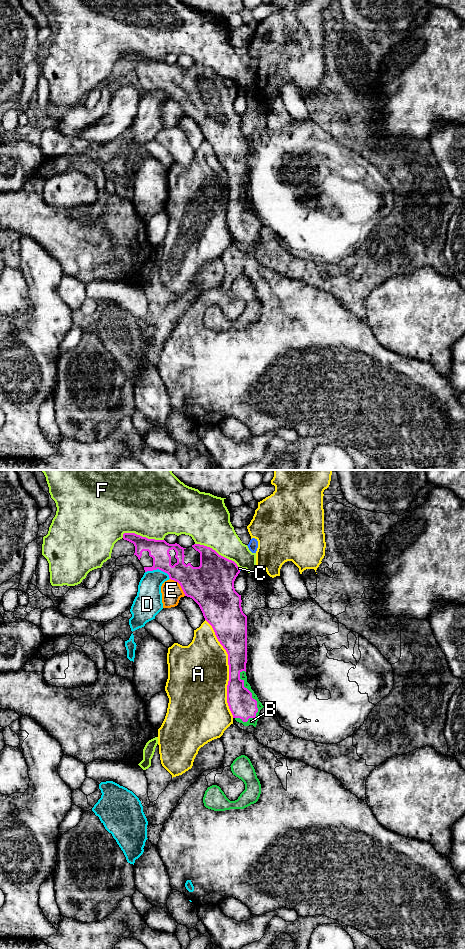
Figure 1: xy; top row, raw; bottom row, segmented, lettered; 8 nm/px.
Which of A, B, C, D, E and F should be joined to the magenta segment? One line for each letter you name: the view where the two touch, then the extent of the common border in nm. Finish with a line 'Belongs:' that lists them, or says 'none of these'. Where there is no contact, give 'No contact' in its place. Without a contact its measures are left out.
B: Touches magenta in xy. Shared border 420 nm
Belongs: B

